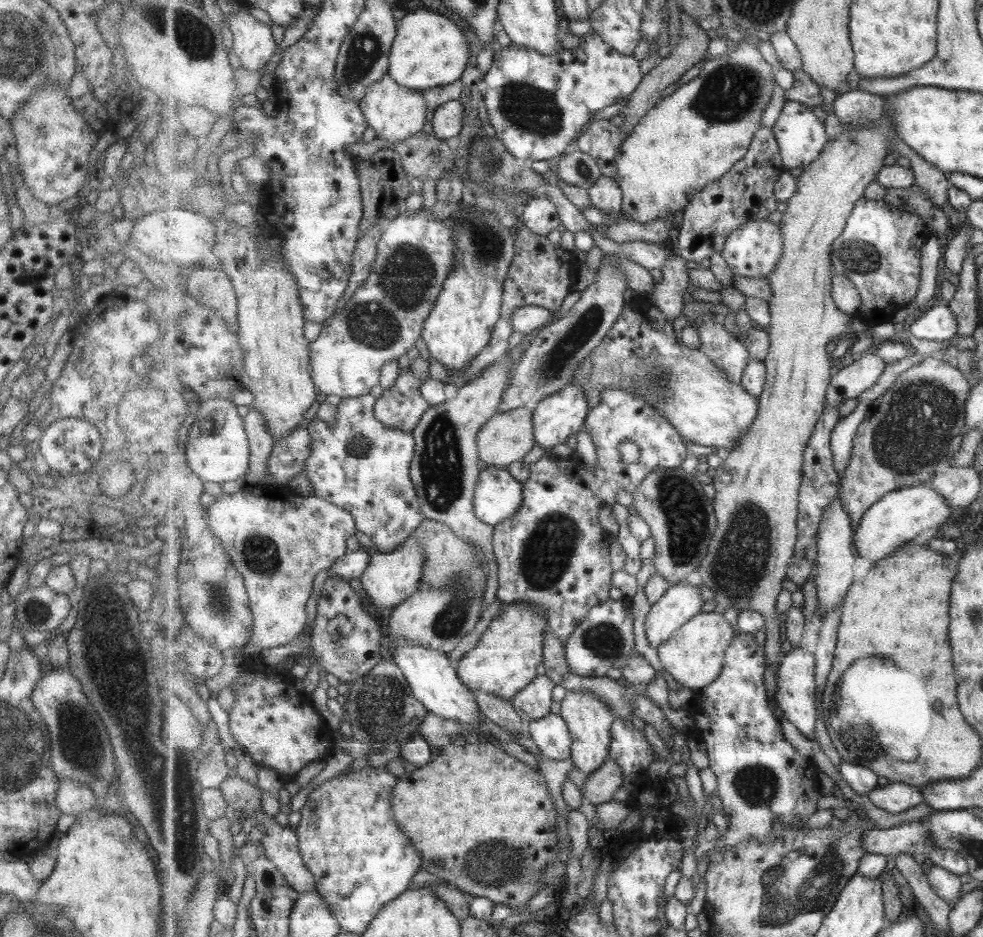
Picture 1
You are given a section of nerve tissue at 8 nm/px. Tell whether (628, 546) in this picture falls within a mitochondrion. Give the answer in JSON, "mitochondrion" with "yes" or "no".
{"mitochondrion":"no"}

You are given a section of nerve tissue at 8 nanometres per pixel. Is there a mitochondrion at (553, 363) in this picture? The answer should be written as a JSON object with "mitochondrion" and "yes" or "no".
{"mitochondrion":"yes"}

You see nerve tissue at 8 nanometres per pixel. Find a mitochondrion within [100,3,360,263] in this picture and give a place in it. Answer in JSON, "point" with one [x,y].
{"point":[194,36]}

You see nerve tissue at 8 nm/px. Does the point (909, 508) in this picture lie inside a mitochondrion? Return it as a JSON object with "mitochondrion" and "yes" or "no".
{"mitochondrion":"no"}

